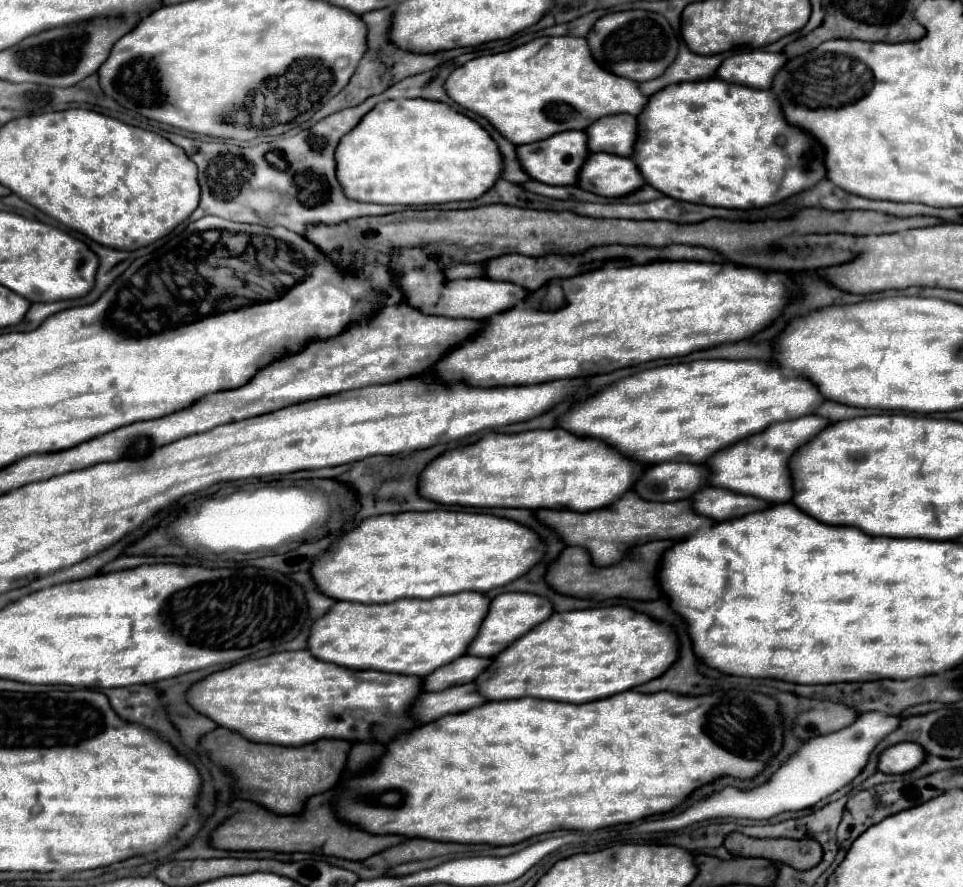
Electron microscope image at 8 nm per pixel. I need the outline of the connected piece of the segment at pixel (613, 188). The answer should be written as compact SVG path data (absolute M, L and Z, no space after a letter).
M605 152L589 154L579 174L579 188L607 198L621 198L643 186L641 172L631 158Z

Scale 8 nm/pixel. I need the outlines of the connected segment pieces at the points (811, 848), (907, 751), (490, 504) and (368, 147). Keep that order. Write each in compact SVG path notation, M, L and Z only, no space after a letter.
M731 832L723 846L732 856L765 858L789 864L797 870L811 870L823 856L821 844L813 838L749 838L741 832Z
M893 744L893 748L885 748L885 752L879 754L877 770L883 774L905 774L917 768L923 760L925 750L919 744Z
M561 428L531 430L519 434L495 434L489 432L481 440L469 446L453 448L445 456L437 456L425 472L421 472L421 484L417 490L423 498L447 504L447 506L471 506L471 508L569 508L575 512L589 512L609 506L623 492L631 490L637 476L645 470L643 464L629 462L623 454L609 448L599 440L585 440L569 434Z
M413 98L379 102L337 146L337 178L345 194L359 202L375 204L443 204L475 200L501 178L503 156L497 142L469 116L453 110L445 102Z

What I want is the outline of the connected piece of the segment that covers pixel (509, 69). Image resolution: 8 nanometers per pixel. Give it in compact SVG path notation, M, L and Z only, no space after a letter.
M543 36L509 52L469 60L447 78L445 90L459 106L485 116L515 146L545 140L565 130L585 130L589 124L593 124L593 120L599 120L601 116L639 116L649 102L649 96L639 90L637 82L615 76L613 72L601 68L593 60L587 40L575 36Z

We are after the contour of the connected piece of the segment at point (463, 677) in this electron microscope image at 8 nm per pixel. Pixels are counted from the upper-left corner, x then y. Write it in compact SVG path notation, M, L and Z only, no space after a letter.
M461 656L453 660L453 664L445 664L445 668L437 668L437 672L431 672L421 680L423 692L439 692L455 684L465 684L475 680L487 666L491 664L489 658L477 658L477 656Z

